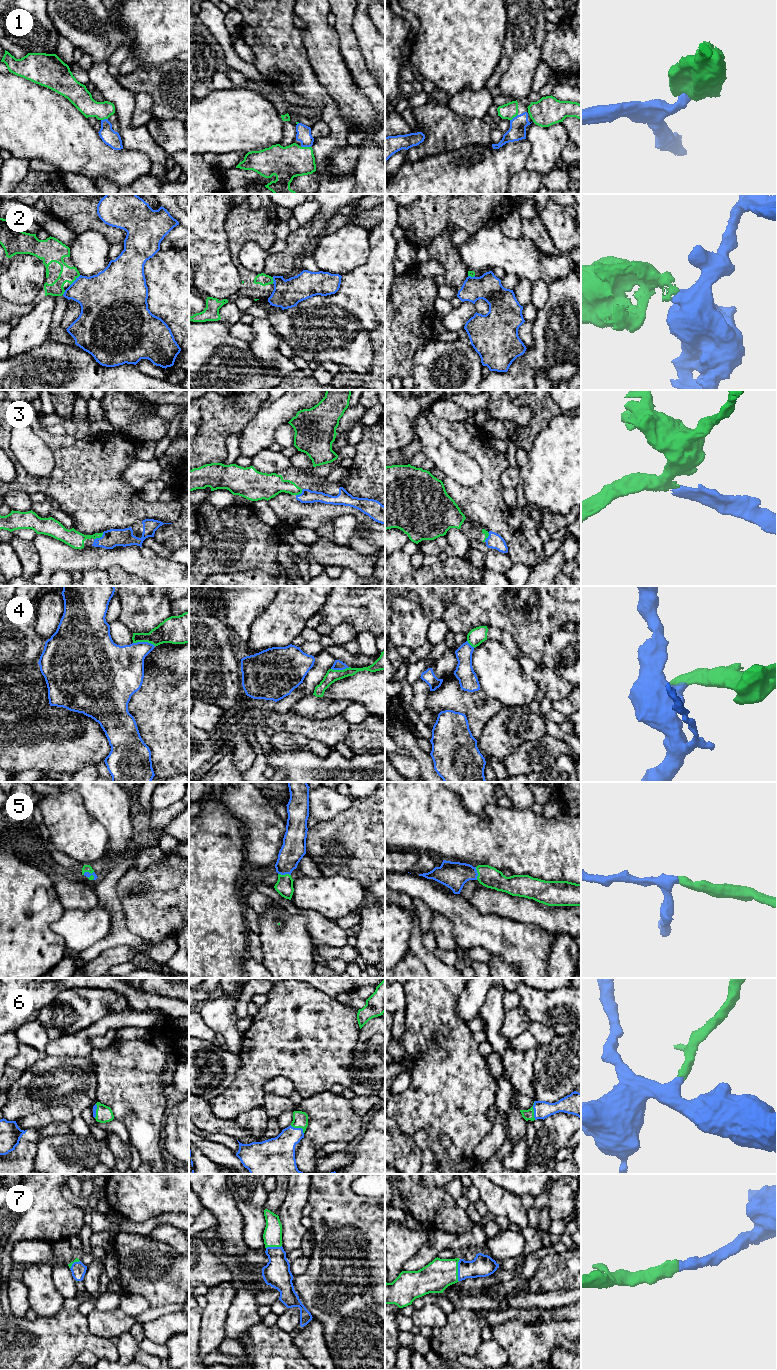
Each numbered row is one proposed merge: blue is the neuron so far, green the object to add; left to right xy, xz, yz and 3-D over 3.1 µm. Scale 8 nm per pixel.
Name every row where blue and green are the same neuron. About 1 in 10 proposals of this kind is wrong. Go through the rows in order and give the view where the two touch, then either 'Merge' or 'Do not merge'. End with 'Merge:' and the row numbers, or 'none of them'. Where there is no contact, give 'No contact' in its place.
1: Touches blue in xz. Merge
2: Touches blue in xy. Do not merge
3: Touches blue in xy. Merge
4: Touches blue in xy. Do not merge
5: Touches blue in xz. Merge
6: Touches blue in yz. Merge
7: Touches blue in yz. Merge
Merge: 1, 3, 5, 6, 7

